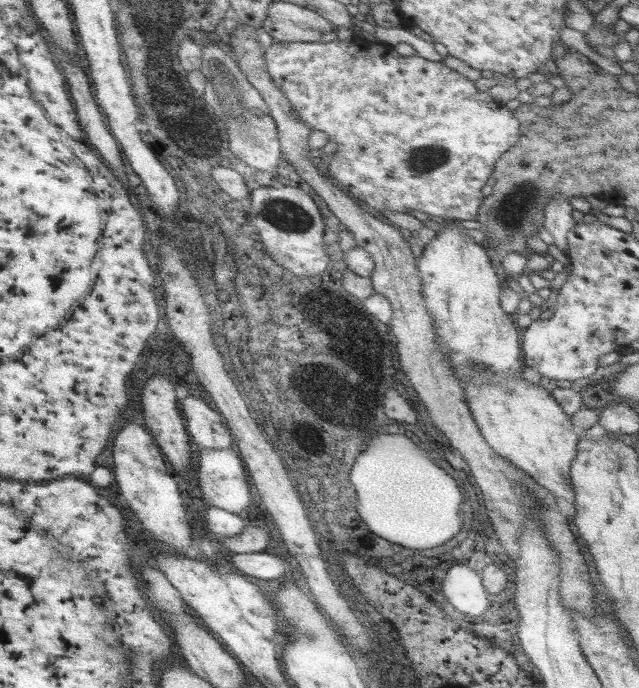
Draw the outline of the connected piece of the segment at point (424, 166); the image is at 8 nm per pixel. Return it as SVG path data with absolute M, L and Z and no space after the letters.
M354 37L350 41L342 41L340 39L336 39L330 42L285 42L280 43L274 41L273 44L265 48L264 59L266 62L266 71L273 78L274 85L278 86L278 89L282 91L282 94L285 95L286 100L290 102L293 107L293 111L296 113L298 120L300 123L308 126L310 131L322 131L326 136L328 136L328 140L332 140L334 144L336 144L336 150L332 153L332 159L327 161L328 166L326 166L326 175L336 182L338 187L341 187L342 190L345 191L346 194L349 195L350 198L354 198L358 201L359 204L363 205L363 207L370 206L370 208L374 208L376 212L382 213L384 208L386 210L390 210L392 212L400 212L402 214L408 215L408 211L418 211L423 212L429 216L433 217L442 217L447 220L476 220L478 217L478 210L480 210L479 206L481 205L482 199L484 198L484 194L482 193L482 188L486 182L488 182L488 178L493 172L493 168L495 162L504 154L512 145L518 142L520 138L520 124L518 124L517 118L514 116L513 111L510 111L508 107L506 107L505 103L498 103L495 99L493 99L488 92L482 92L476 89L476 85L474 85L473 80L469 80L467 77L460 75L458 72L447 68L443 63L440 62L431 62L430 60L425 60L420 56L399 56L398 52L394 50L395 47L391 45L386 45L380 42L370 42L364 40L364 38Z

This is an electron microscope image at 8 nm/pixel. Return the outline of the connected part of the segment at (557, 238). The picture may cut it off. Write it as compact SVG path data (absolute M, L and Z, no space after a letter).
M555 196L544 208L543 227L553 236L554 246L567 254L567 236L576 224L572 217L574 208L563 196Z

